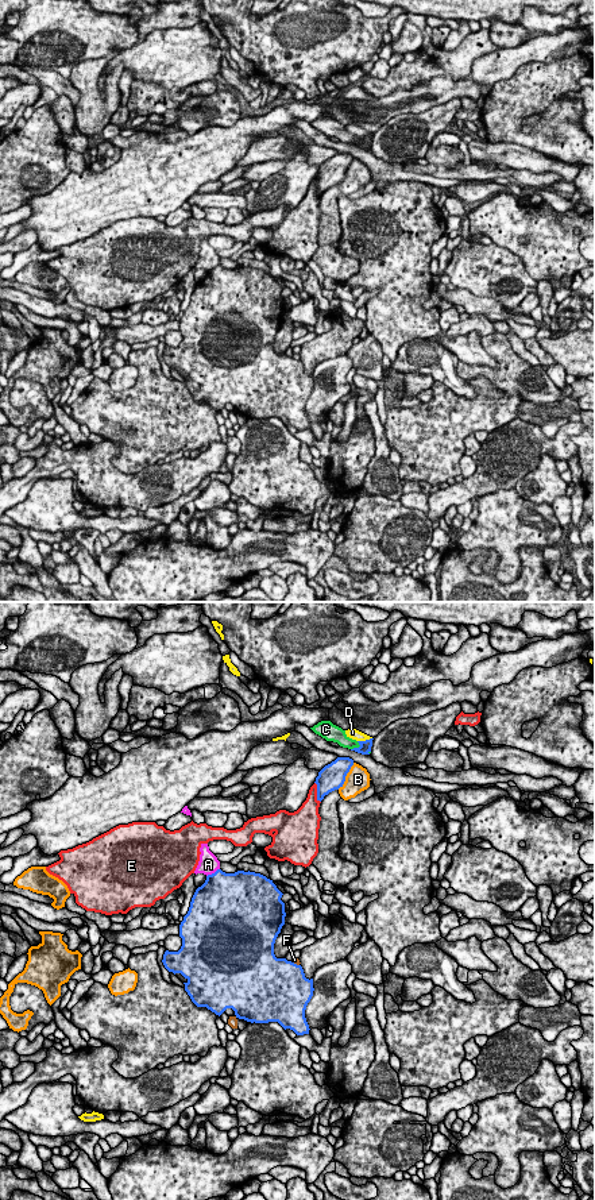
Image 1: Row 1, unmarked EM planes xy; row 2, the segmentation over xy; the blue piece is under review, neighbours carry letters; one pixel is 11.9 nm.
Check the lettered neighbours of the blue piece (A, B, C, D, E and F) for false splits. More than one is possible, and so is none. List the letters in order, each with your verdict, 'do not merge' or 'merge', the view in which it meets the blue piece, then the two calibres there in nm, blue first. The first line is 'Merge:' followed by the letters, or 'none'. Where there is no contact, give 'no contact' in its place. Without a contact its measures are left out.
Merge: none
A: do not merge; meets blue in xy; 460 nm thick on the blue side, 240 nm on the other
B: do not merge; meets blue in xy; 320 nm thick on the blue side, 280 nm on the other
C: do not merge; meets blue in xy; 140 nm thick on the blue side, 160 nm on the other
D: do not merge; meets blue in xy; 140 nm thick on the blue side, 130 nm on the other
E: do not merge; meets blue in xy; 300 nm thick on the blue side, 220 nm on the other
F: do not merge; meets blue in xy; 500 nm thick on the blue side, 60 nm on the other

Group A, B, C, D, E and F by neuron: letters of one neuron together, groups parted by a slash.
A / B / C / D / E / F

